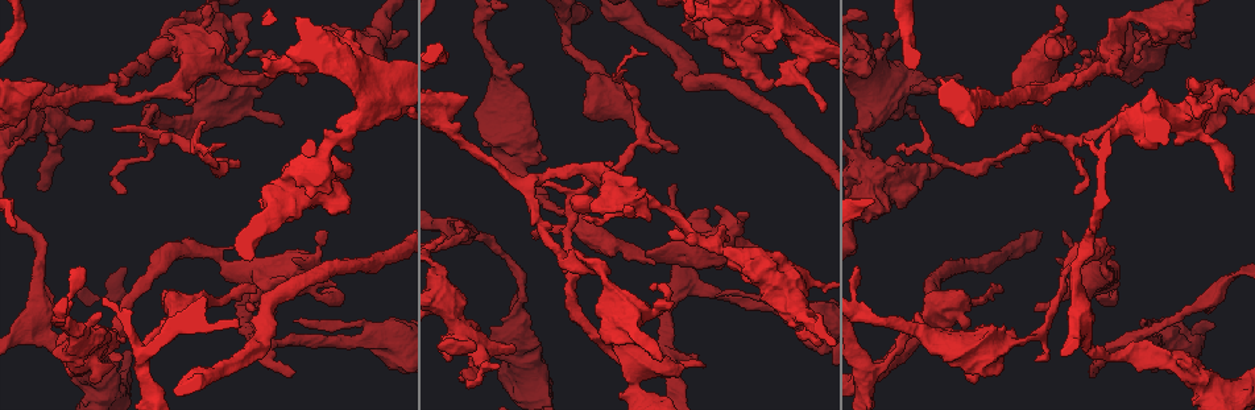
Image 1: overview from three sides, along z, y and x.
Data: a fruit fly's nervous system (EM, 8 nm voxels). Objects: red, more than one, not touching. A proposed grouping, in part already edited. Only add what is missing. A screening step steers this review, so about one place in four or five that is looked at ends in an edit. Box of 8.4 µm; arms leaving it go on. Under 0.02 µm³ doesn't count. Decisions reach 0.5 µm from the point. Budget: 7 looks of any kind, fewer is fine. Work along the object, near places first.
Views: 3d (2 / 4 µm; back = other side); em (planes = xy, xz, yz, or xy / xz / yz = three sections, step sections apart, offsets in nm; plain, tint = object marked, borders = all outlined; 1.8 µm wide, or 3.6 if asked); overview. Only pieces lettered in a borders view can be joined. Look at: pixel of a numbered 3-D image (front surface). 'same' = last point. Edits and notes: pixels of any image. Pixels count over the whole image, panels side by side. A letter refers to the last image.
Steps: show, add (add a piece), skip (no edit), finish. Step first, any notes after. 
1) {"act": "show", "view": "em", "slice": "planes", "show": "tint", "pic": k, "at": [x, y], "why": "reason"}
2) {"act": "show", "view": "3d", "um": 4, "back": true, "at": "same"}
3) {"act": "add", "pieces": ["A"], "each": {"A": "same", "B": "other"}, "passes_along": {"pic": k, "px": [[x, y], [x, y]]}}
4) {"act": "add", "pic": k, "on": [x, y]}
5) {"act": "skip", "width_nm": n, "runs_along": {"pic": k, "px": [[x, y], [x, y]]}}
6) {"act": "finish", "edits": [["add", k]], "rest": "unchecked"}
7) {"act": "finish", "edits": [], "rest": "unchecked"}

{"act": "show", "view": "em", "slice": "planes", "show": "borders", "pic": 1, "at": [255, 289], "why": "an open end"}

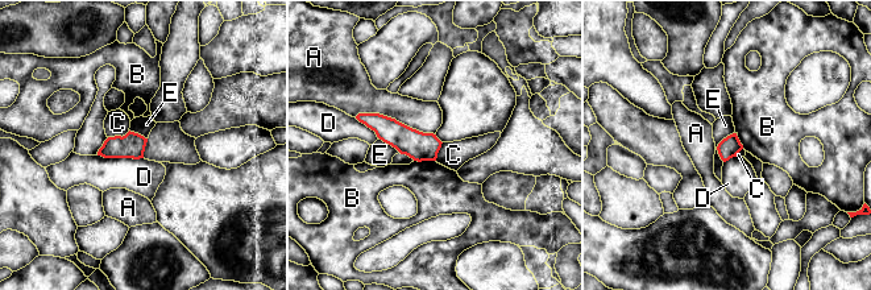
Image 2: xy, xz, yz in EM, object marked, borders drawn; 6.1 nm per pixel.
{"act": "skip", "width_nm": 120, "each": {"A": "other", "B": "other", "C": "other", "D": "other", "E": "other"}, "found": "none of them fits"}

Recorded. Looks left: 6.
{"act": "show", "view": "3d", "um": 4, "pic": 1, "at": [653, 292], "why": "branch stops here"}

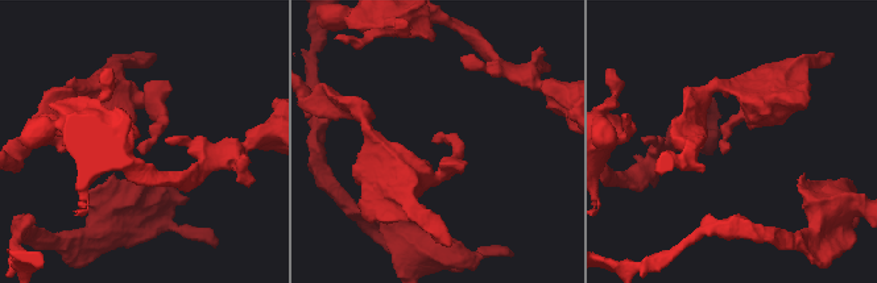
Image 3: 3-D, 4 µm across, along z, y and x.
{"act": "show", "view": "em", "slice": "xz", "step": 16, "show": "tint", "pic": 3, "at": [137, 149]}

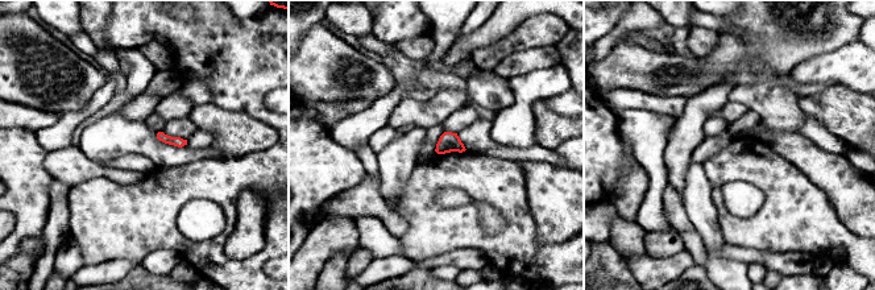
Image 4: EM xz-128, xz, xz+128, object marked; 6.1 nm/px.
{"act": "show", "view": "em", "slice": "planes", "show": "borders", "at": "same"}

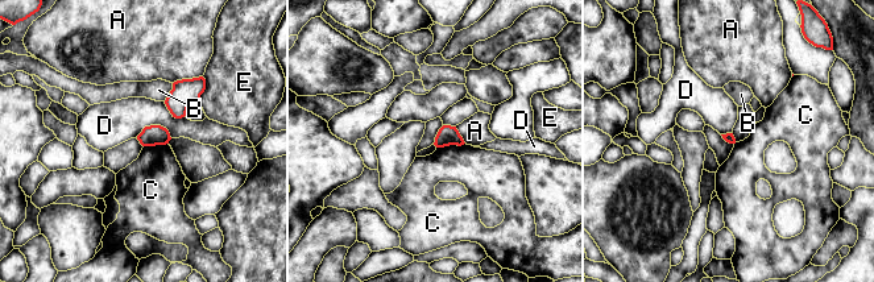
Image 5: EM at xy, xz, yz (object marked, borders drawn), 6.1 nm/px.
{"act": "skip", "each": {"A": "other", "B": "other", "C": "other", "D": "other", "E": "other"}, "border": {"pic": 5, "px": [[136, 137], [150, 125], [172, 137]]}, "found": "none of them fits"}

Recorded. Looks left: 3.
{"act": "show", "view": "em", "slice": "xz", "step": 8, "show": "tint", "pic": 1, "at": [52, 88], "why": "thick end"}

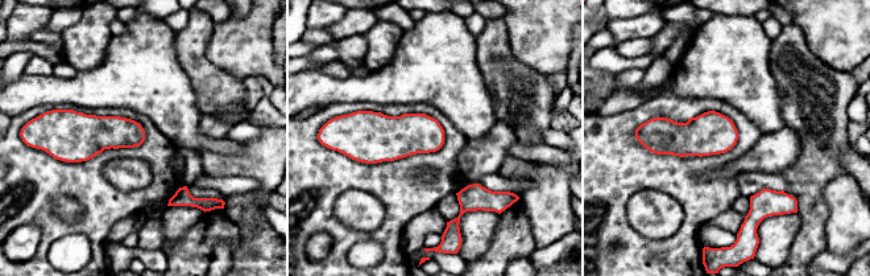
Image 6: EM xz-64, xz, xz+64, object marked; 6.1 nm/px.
{"act": "show", "view": "em", "slice": "planes", "show": "borders", "at": "same"}

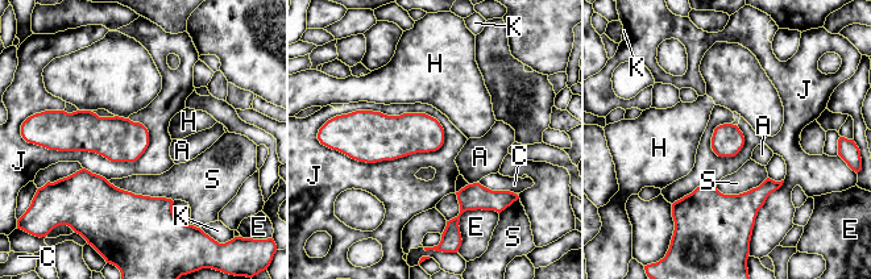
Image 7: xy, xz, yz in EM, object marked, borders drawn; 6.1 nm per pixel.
{"act": "skip", "each": {"A": "other", "C": "other", "E": "other", "H": "other", "J": "other", "K": "other", "S": "other"}, "border": {"pic": 7, "px": [[444, 129], [435, 150], [345, 155]]}, "found": "none of them fits"}

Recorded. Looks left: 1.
{"act": "finish", "edits": [], "rest": "unchecked"}

